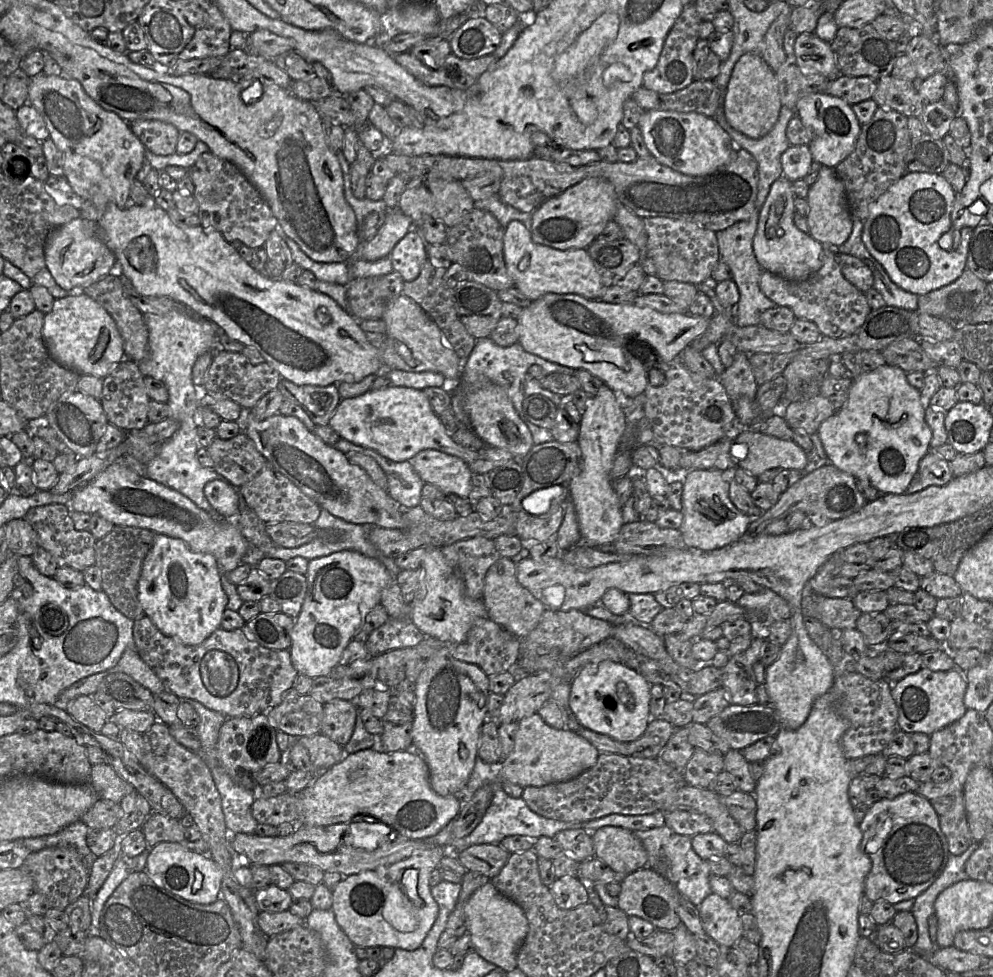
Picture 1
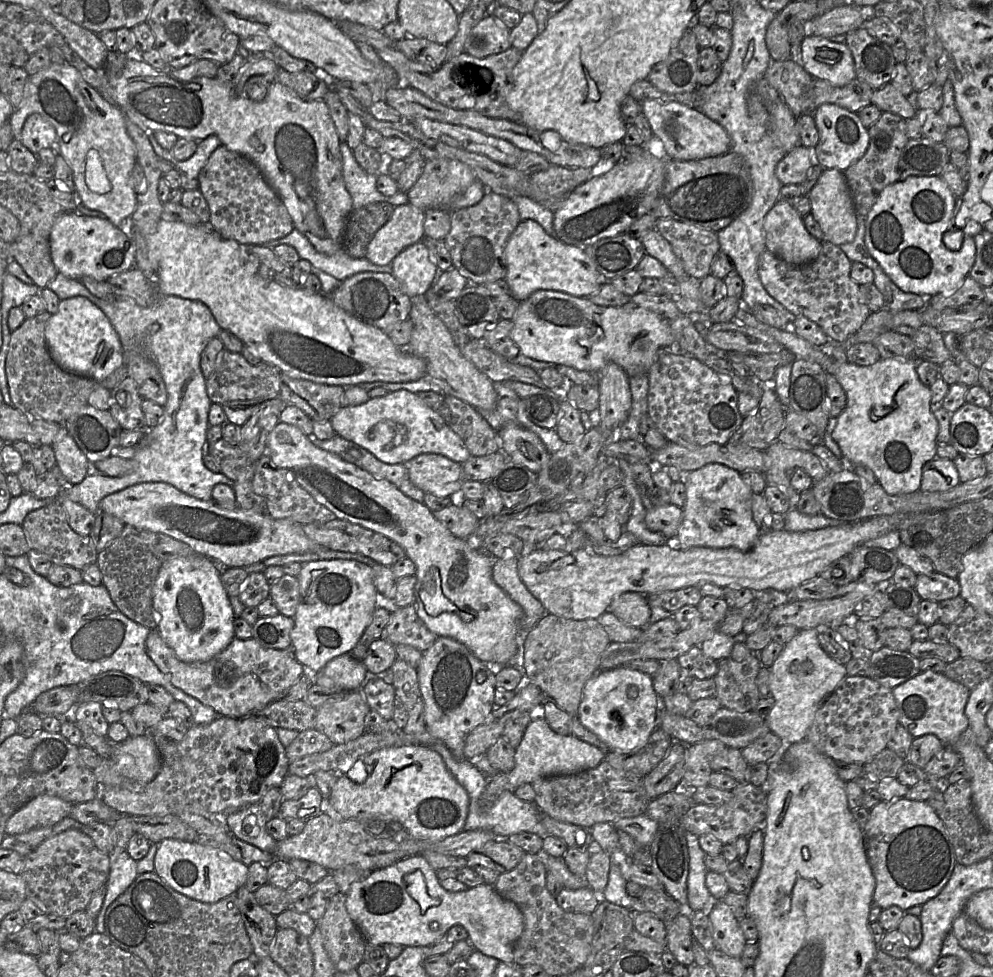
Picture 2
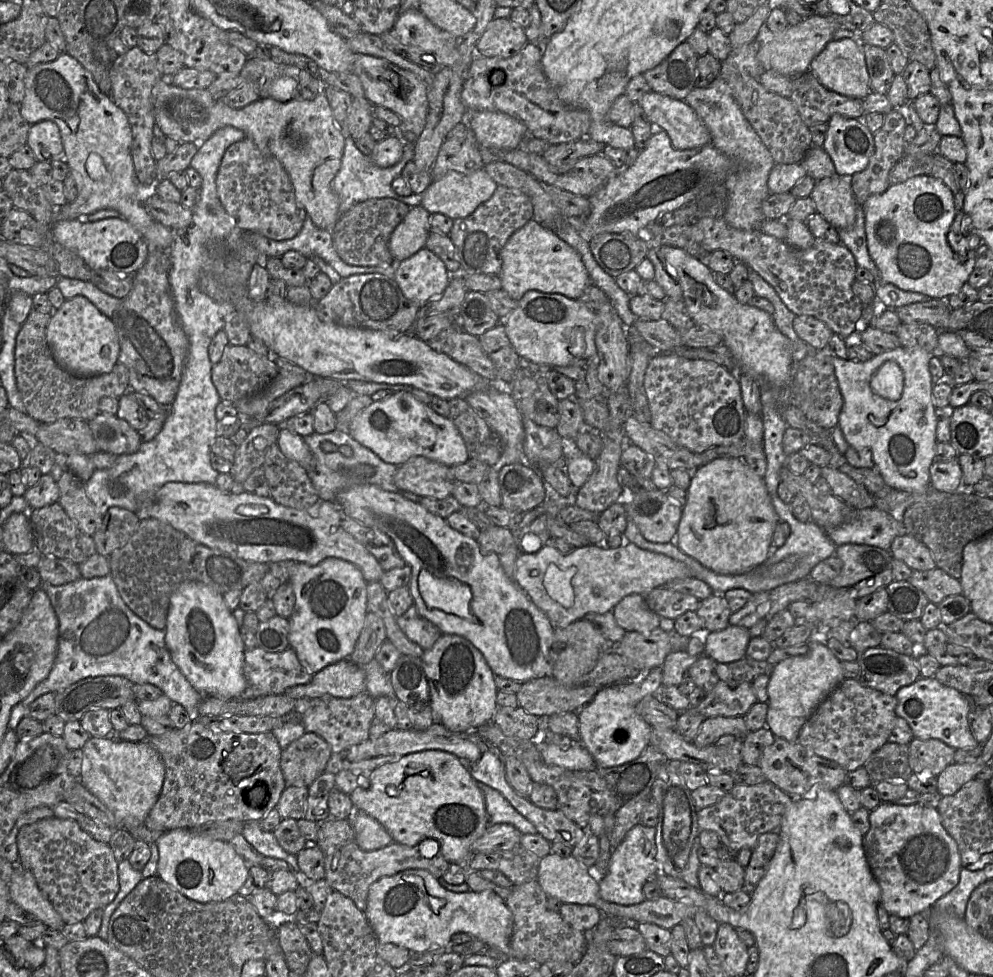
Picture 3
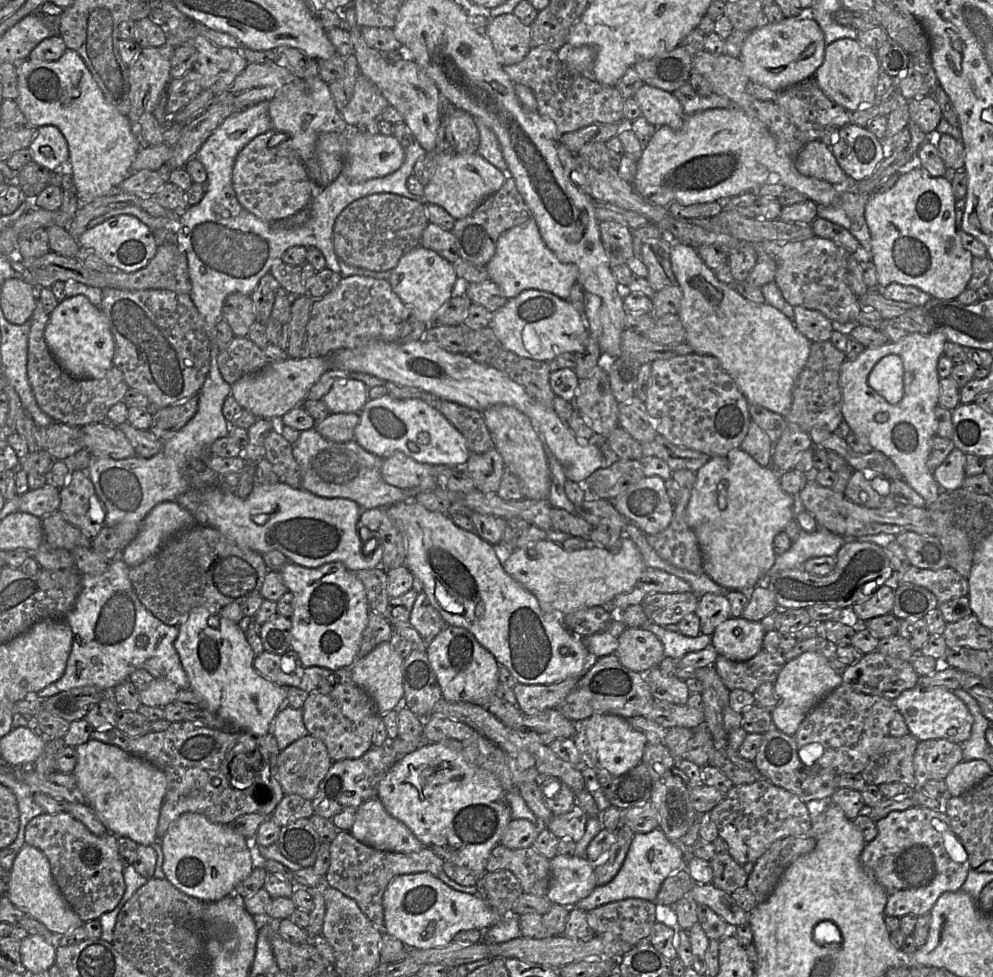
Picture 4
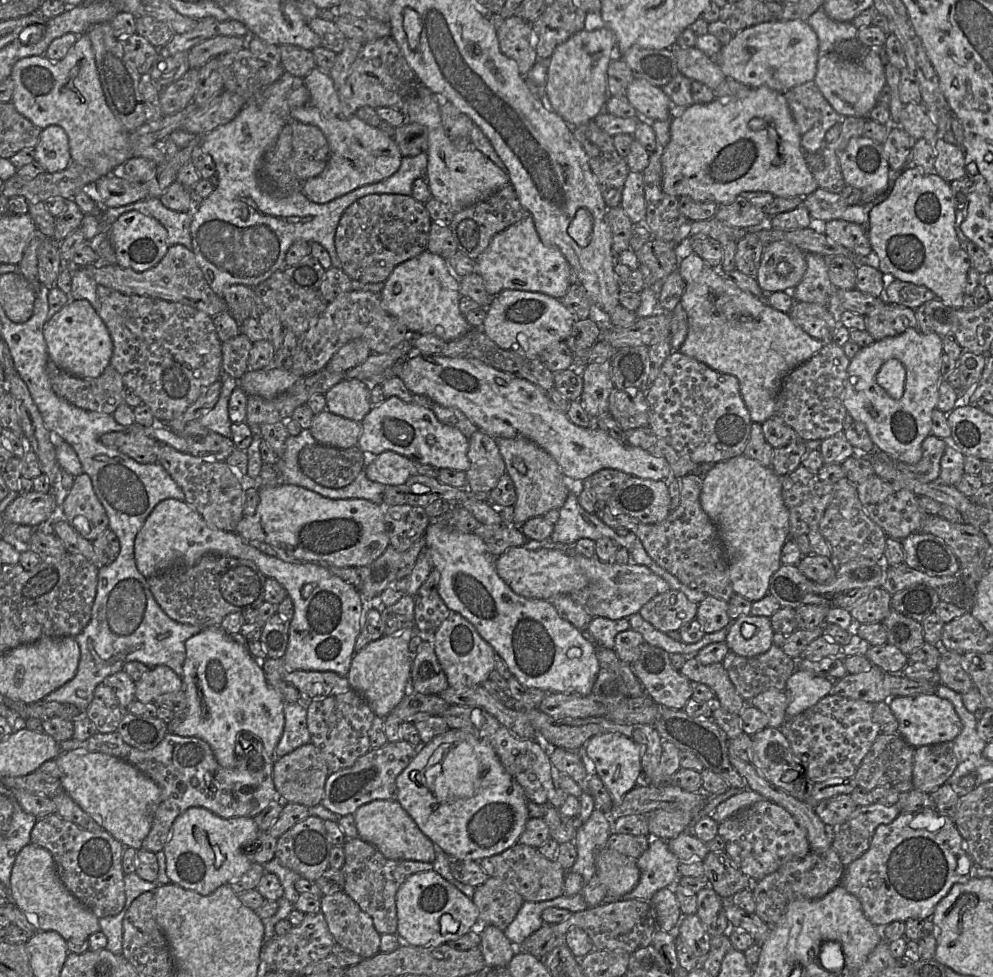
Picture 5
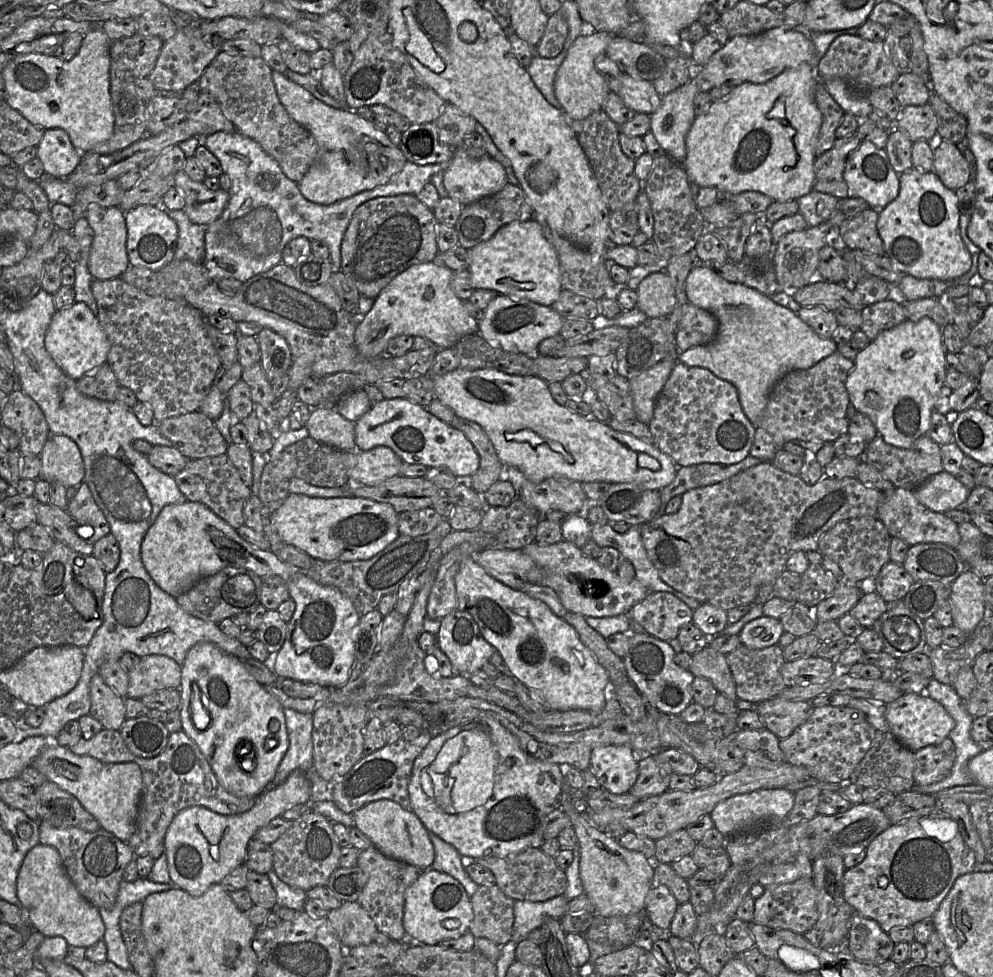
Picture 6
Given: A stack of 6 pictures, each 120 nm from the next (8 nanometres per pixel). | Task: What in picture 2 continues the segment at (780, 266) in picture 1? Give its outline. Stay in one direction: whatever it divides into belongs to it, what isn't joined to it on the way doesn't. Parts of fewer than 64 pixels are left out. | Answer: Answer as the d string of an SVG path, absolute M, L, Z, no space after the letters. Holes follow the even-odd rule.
M777 200L765 217L763 229L766 250L791 265L806 265L821 251L821 241L807 231L803 217L787 201Z

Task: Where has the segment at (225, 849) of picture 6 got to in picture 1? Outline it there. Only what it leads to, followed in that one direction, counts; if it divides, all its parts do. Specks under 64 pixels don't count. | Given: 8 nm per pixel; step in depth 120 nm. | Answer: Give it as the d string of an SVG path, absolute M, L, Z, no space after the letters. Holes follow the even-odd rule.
M160 842L151 848L145 871L159 885L179 897L198 904L211 904L221 897L222 871L209 857L179 843Z

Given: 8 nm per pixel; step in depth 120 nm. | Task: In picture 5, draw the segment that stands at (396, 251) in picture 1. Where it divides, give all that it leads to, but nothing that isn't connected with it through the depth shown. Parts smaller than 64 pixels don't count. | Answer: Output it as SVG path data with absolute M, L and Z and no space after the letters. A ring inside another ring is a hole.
M427 250L396 266L380 293L381 307L411 332L431 333L447 343L471 330L460 312L460 298L460 278L452 273L446 259Z

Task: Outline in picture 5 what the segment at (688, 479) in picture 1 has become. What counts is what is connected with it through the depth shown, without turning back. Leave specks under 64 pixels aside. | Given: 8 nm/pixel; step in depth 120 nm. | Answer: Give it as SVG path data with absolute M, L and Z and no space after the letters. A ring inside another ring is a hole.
M743 454L734 458L716 463L703 477L700 493L700 504L705 513L716 525L726 557L729 563L730 580L735 594L741 595L751 602L762 599L769 593L770 580L773 574L781 567L781 551L789 537L789 511L782 497L782 477L777 475L771 466L767 467L760 462L745 457Z

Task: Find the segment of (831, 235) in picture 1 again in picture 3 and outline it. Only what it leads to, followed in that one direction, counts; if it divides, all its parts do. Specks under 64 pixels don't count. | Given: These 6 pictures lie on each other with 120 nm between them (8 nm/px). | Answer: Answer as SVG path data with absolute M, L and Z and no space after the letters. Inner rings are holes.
M836 174L816 181L810 197L816 212L837 230L854 224L857 203L851 190L851 176Z

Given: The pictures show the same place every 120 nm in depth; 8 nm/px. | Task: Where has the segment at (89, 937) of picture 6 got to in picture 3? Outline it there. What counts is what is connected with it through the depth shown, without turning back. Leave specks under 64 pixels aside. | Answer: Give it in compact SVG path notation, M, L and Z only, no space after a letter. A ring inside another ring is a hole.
M19 860L13 864L15 864L15 869L9 881L11 901L32 913L36 917L36 920L40 920L47 927L61 931L66 923L63 921L61 915L55 910L51 902L43 895L37 885L34 875L29 870L25 869L20 864Z

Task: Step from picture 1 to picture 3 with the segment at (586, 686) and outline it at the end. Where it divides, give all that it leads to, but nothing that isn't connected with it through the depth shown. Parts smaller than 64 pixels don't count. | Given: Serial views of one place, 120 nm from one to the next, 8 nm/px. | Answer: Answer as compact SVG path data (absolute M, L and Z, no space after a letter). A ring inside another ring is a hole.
M655 668L637 679L600 689L594 697L578 710L580 743L593 757L597 767L616 767L635 760L650 743L651 726L637 712L638 703L648 695L656 695L662 684L662 670Z

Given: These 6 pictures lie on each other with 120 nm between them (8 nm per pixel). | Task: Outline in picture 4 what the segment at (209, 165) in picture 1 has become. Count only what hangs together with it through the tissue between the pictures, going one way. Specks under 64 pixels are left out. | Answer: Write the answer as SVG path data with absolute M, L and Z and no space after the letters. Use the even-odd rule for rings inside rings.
M276 129L257 135L238 153L232 183L241 205L264 221L282 221L304 209L314 197L316 186L292 148L291 137Z

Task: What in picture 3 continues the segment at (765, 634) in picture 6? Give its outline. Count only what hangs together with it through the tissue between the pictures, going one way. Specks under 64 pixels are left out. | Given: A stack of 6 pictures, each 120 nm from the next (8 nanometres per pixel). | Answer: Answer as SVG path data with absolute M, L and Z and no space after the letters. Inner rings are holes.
M728 625L719 631L706 631L704 653L716 663L731 663L745 658L751 639L749 629Z

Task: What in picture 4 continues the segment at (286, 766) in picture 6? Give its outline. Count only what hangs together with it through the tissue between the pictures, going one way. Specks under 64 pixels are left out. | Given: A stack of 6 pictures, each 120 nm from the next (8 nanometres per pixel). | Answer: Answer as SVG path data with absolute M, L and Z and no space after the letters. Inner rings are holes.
M284 705L271 723L270 733L274 735L279 750L308 734L303 721L303 710Z

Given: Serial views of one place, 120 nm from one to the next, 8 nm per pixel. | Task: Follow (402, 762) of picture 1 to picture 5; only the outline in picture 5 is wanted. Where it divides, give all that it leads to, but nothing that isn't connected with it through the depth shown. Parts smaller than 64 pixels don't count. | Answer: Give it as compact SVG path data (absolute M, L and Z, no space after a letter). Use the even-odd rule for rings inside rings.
M448 729L446 732L434 737L429 743L421 745L418 748L418 752L415 757L398 775L396 779L396 786L396 801L410 815L421 832L442 851L444 851L450 858L479 861L483 858L500 854L506 849L518 843L518 839L525 828L525 824L530 818L527 807L528 799L524 794L523 788L505 770L495 750L489 743L481 741L479 738L476 738L474 735L463 729Z

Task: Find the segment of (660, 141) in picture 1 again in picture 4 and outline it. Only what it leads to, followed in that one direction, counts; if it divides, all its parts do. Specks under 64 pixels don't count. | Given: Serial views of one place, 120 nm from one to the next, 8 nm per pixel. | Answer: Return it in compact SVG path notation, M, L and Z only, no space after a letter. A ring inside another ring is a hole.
M644 83L632 98L638 102L642 116L652 125L668 126L675 131L683 128L686 115L673 92Z

